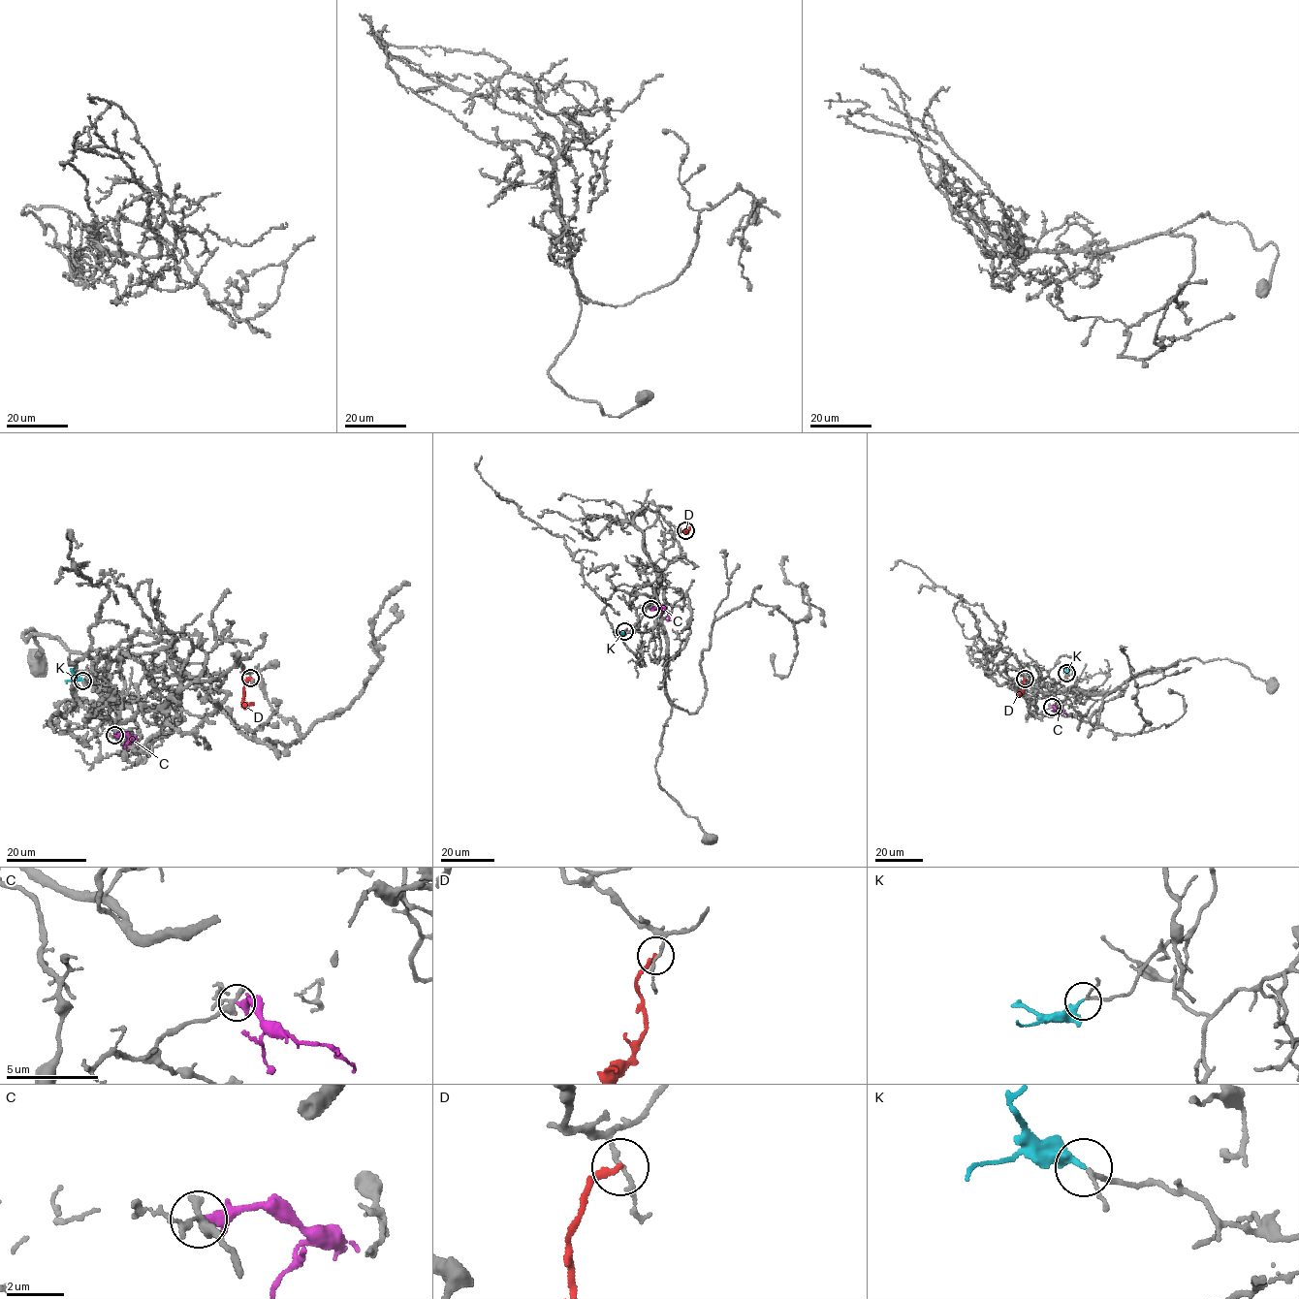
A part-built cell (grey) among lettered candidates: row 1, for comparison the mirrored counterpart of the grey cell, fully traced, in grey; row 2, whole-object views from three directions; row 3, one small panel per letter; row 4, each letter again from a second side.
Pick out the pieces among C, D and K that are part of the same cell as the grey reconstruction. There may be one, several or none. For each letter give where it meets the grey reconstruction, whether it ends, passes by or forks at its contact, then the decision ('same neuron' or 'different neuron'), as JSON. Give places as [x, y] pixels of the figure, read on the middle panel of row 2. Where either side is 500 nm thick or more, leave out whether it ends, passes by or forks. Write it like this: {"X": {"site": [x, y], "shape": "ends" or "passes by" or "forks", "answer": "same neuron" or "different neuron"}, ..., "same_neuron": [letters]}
{"C": {"site": [650, 609], "shape": "passes by", "answer": "different neuron"}, "D": {"site": [685, 530], "shape": "ends", "answer": "different neuron"}, "K": {"site": [624, 631], "shape": "ends", "answer": "same neuron"}, "same_neuron": ["K"]}

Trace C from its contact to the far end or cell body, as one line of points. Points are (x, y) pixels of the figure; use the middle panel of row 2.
C: (651, 609), (663, 608), (669, 615), (667, 620)

